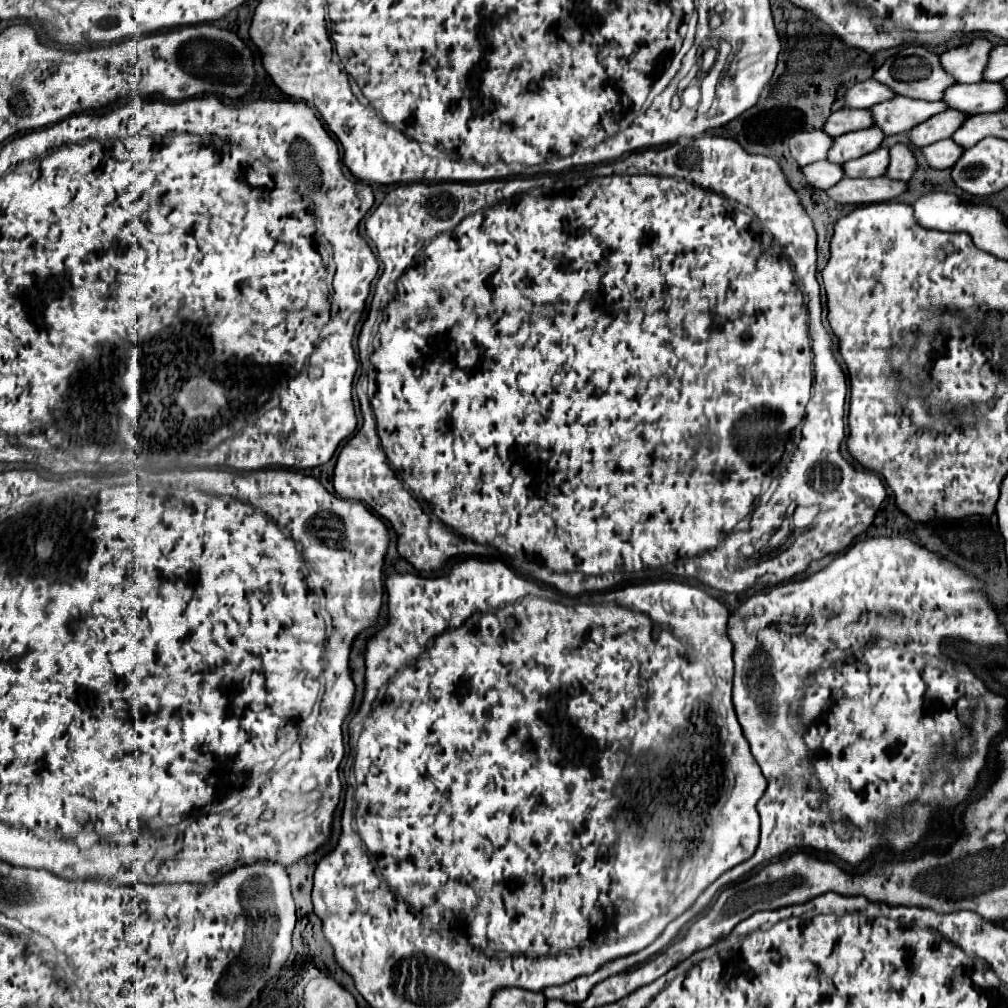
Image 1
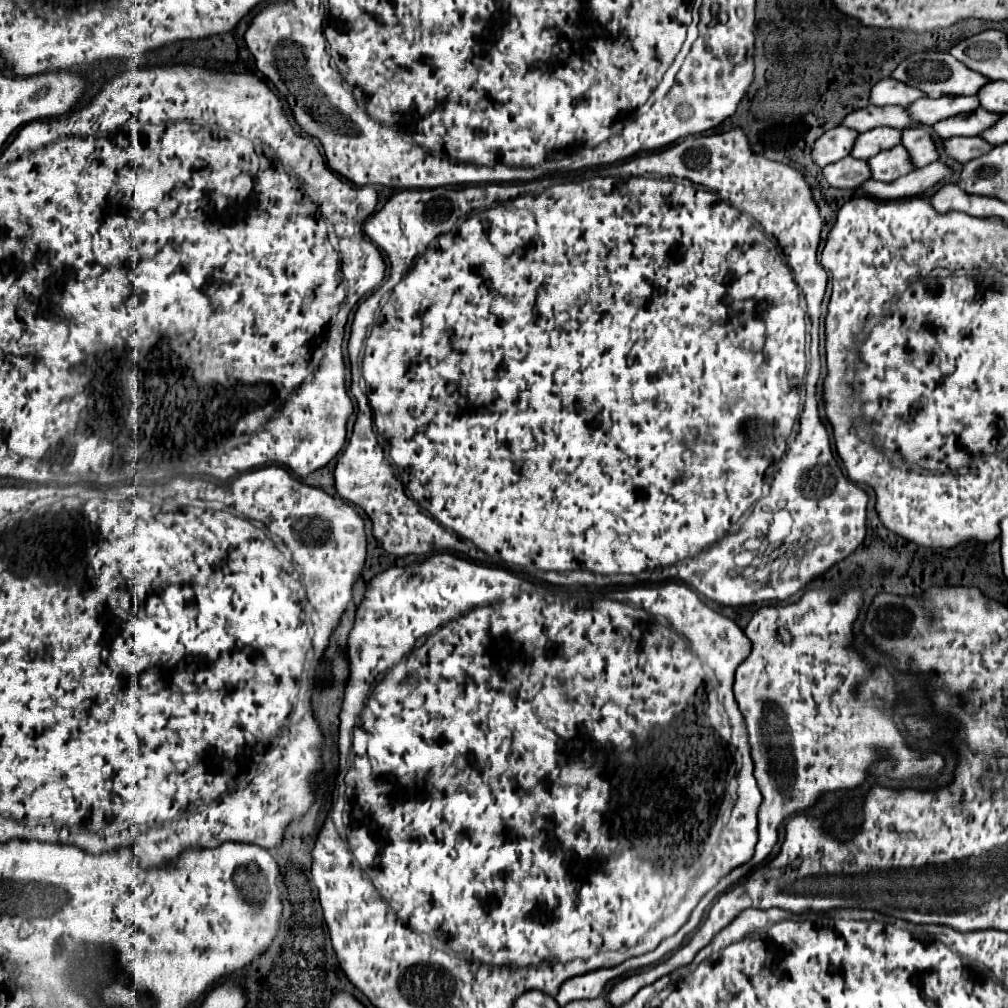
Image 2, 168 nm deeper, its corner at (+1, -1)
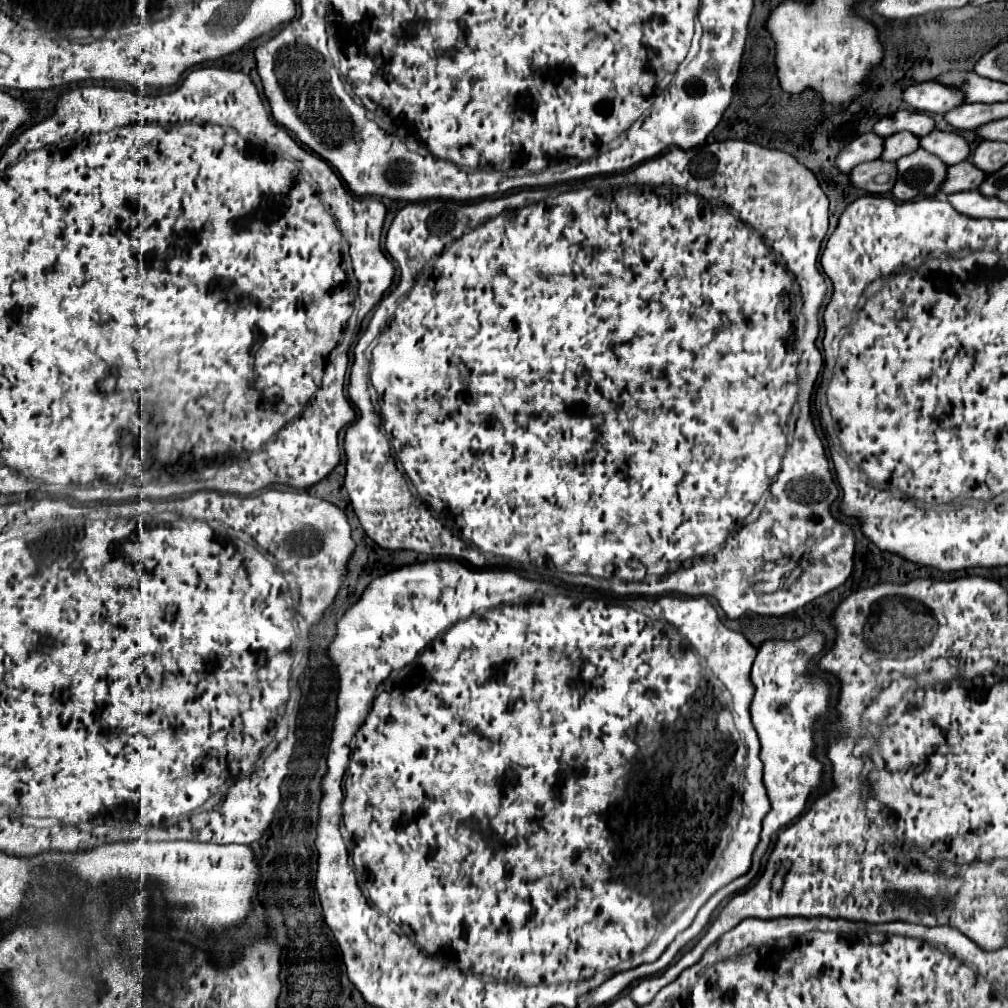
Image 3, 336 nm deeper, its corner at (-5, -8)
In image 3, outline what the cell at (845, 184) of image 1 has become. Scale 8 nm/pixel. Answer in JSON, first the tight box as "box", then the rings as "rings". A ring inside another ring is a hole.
{"box":[940,161,988,195],"rings":[[[972,161],[956,163],[956,165],[948,167],[948,177],[946,177],[944,185],[940,187],[940,193],[950,195],[950,193],[958,193],[958,191],[978,189],[980,183],[984,181],[984,177],[988,177],[988,175],[982,169],[976,169],[976,165],[972,165]]]}

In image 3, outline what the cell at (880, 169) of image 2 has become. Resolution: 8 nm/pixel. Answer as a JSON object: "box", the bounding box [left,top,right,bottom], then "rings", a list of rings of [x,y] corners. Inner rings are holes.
{"box":[892,147,948,201],"rings":[[[920,147],[914,153],[898,159],[896,165],[898,181],[892,189],[896,199],[912,201],[918,197],[936,197],[940,193],[940,181],[944,181],[944,173],[948,169],[940,157]]]}

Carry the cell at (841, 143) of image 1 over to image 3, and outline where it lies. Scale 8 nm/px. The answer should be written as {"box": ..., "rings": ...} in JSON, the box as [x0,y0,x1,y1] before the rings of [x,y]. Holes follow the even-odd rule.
{"box":[882,131,920,161],"rings":[[[908,131],[894,133],[888,139],[884,139],[882,159],[886,159],[886,161],[898,161],[900,157],[914,153],[920,147],[918,143],[920,143],[920,137],[916,137],[914,133],[908,133]]]}

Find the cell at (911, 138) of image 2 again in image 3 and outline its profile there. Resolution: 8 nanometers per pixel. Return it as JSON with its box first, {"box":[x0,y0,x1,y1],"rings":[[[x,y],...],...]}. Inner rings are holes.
{"box":[920,131,970,165],"rings":[[[932,131],[920,139],[920,147],[938,155],[946,165],[956,165],[970,155],[968,141],[952,131]]]}

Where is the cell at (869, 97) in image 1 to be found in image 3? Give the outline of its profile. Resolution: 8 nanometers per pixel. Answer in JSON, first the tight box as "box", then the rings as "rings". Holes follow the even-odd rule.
{"box":[904,81,964,113],"rings":[[[932,81],[908,87],[904,91],[904,101],[918,111],[948,113],[948,109],[964,103],[964,93],[960,93],[960,89],[952,89],[950,85],[938,85]]]}

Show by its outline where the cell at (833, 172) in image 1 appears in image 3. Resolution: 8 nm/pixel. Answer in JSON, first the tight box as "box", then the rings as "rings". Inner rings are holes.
{"box":[850,159,896,193],"rings":[[[876,159],[872,163],[862,163],[850,171],[850,181],[854,187],[868,193],[888,193],[896,183],[896,163]]]}

